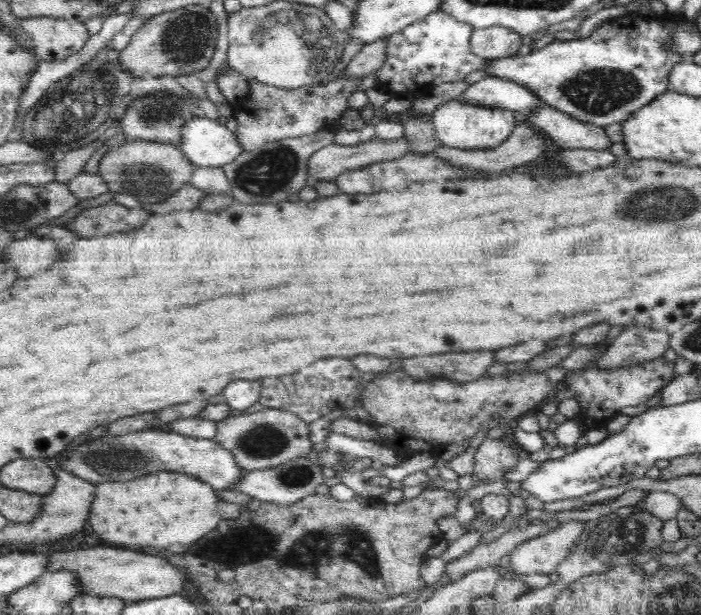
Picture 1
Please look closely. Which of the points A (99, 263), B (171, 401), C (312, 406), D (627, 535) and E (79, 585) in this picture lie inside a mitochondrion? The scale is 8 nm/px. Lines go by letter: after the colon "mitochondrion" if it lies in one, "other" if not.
A: other
B: other
C: other
D: mitochondrion
E: other

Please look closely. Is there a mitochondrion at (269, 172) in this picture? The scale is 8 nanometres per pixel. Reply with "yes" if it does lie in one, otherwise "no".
yes

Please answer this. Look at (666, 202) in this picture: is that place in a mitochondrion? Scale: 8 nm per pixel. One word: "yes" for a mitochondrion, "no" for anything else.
yes

